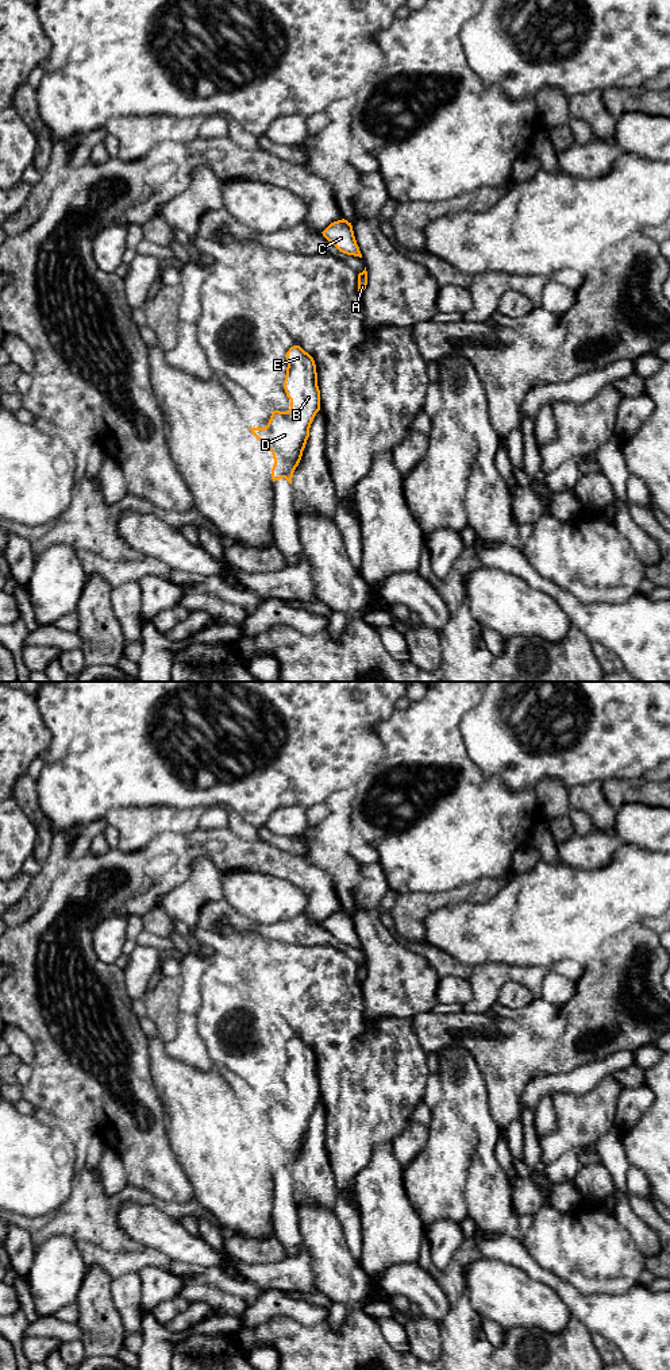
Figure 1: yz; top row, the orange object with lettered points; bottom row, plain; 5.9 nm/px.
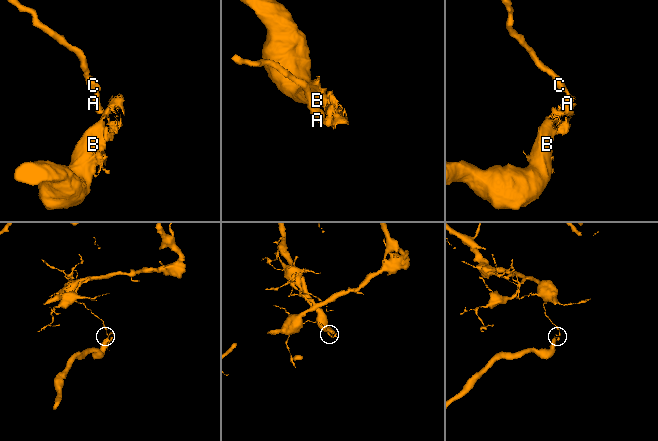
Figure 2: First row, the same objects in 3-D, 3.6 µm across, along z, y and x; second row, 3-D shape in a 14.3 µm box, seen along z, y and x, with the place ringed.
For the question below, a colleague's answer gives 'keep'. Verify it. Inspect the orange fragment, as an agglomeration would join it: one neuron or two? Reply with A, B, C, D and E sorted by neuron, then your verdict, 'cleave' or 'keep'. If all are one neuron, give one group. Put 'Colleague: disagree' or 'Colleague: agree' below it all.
A C / B D E | cleave
Colleague: disagree

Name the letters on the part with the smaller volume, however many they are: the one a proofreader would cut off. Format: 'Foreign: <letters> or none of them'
Foreign: B, D, E

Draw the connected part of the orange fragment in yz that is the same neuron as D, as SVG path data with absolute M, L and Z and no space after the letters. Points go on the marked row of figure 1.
M293 346L285 355L288 367L284 381L286 397L297 405L292 412L274 410L267 422L272 445L281 452L289 466L299 466L309 428L320 410L320 390L313 358L300 346Z

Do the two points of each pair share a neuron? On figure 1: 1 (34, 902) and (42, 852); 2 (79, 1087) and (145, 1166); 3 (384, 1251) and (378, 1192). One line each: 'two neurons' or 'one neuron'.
1: two neurons
2: one neuron
3: one neuron

